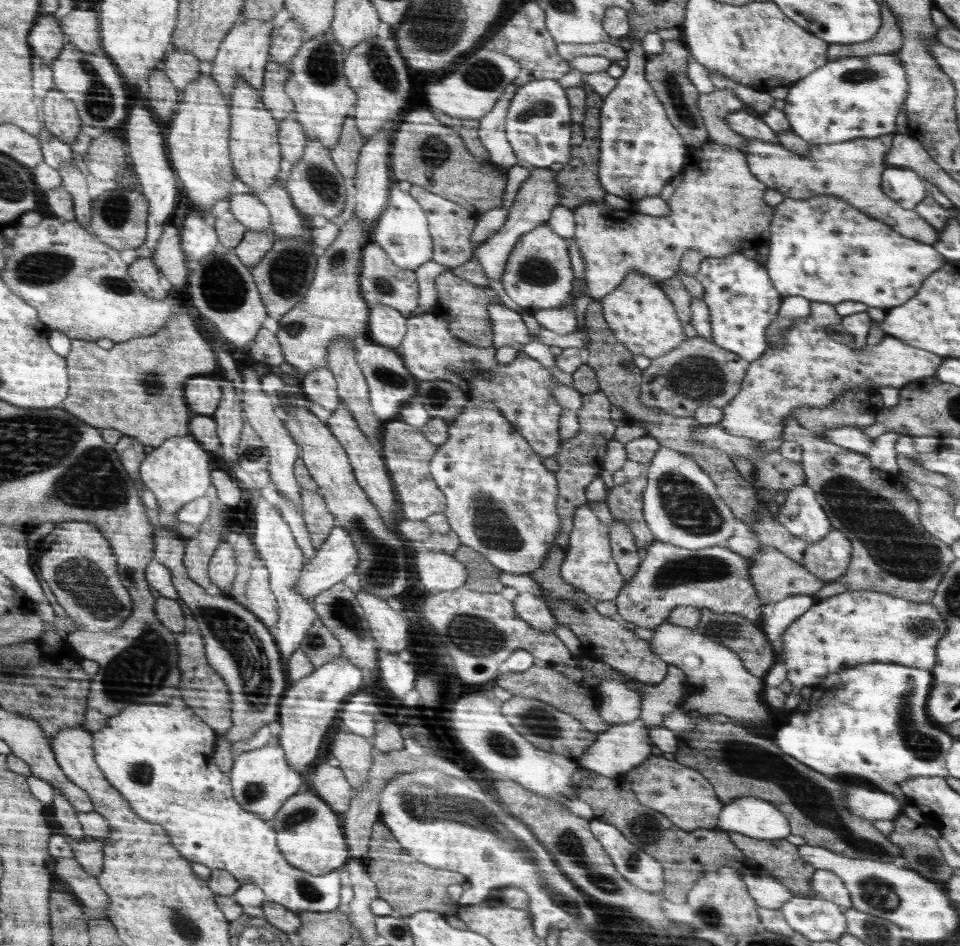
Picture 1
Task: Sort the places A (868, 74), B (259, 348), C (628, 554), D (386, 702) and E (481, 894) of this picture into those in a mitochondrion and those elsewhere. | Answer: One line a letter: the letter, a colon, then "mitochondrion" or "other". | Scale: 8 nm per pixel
A: mitochondrion
B: other
C: other
D: other
E: other

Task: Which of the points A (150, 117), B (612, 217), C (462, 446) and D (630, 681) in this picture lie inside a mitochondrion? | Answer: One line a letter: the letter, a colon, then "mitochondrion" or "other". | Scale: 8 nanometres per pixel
A: other
B: other
C: other
D: other

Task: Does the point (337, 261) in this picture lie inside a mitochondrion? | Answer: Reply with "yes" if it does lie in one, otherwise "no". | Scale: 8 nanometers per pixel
yes

